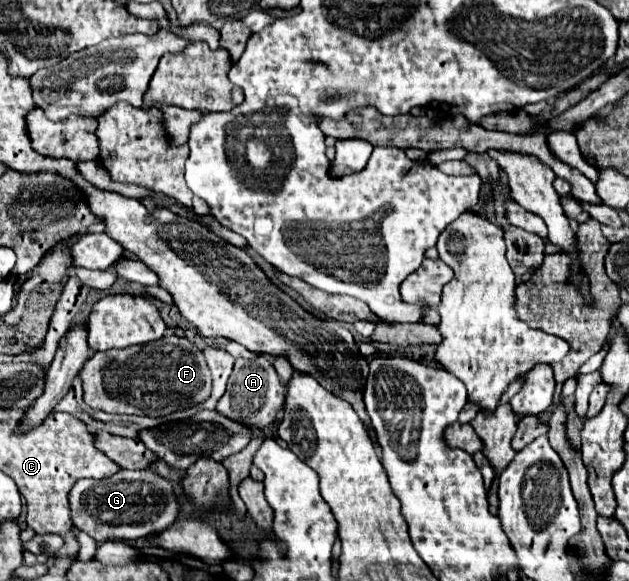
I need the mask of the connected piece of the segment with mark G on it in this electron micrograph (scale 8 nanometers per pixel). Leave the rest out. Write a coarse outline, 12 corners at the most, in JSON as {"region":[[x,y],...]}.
{"region":[[151,470],[83,478],[75,528],[137,540],[177,520],[181,502]]}

